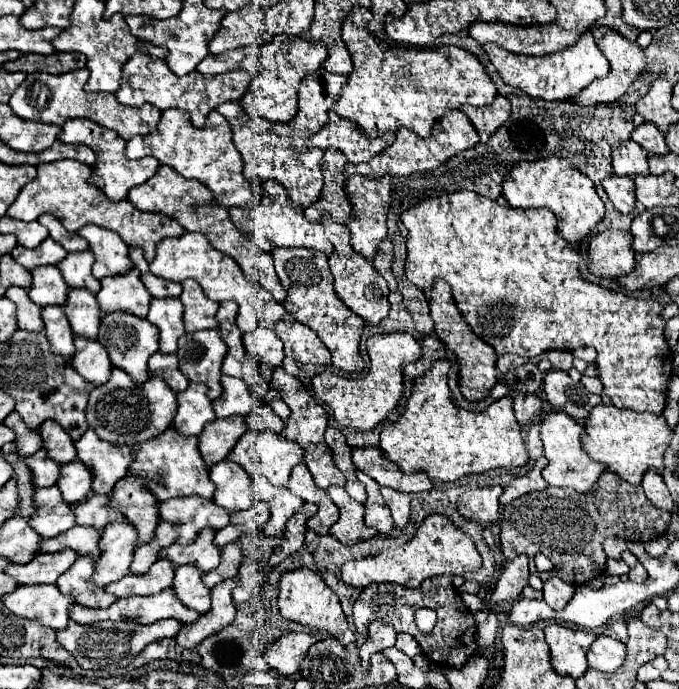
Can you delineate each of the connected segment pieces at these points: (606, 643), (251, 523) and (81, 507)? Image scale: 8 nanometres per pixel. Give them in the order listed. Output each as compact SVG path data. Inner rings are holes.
M597 635L587 651L587 661L597 671L613 673L625 661L625 645L609 635Z
M259 501L255 503L251 509L237 513L237 517L233 519L233 523L229 523L227 527L219 529L215 533L215 545L225 547L231 541L237 541L243 533L247 531L255 531L261 529L265 523L269 521L269 505Z
M89 493L83 501L75 505L77 525L93 525L95 529L105 529L107 523L115 519L123 519L123 513L109 507L109 497L99 493Z

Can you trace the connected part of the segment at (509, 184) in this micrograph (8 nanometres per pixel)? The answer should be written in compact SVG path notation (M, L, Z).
M557 157L515 163L515 167L507 173L503 181L503 197L515 209L549 207L557 217L559 237L571 245L581 243L605 215L603 201L599 199L595 185L589 181L589 177L573 167L571 161Z

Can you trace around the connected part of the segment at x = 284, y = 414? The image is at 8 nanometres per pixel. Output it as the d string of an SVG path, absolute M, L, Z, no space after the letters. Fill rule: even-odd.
M281 397L271 399L271 401L269 401L269 405L271 405L271 407L269 406L269 409L273 409L273 411L283 419L283 421L287 421L287 417L289 417L289 413L291 413L291 411L289 411L287 403L285 403Z

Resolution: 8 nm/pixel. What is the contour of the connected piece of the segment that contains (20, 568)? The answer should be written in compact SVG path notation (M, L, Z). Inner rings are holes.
M65 549L59 553L43 553L43 557L37 557L37 561L29 561L25 565L9 565L7 573L15 577L21 585L35 585L35 583L57 583L59 575L65 573L73 561L77 559L77 553L73 549Z

